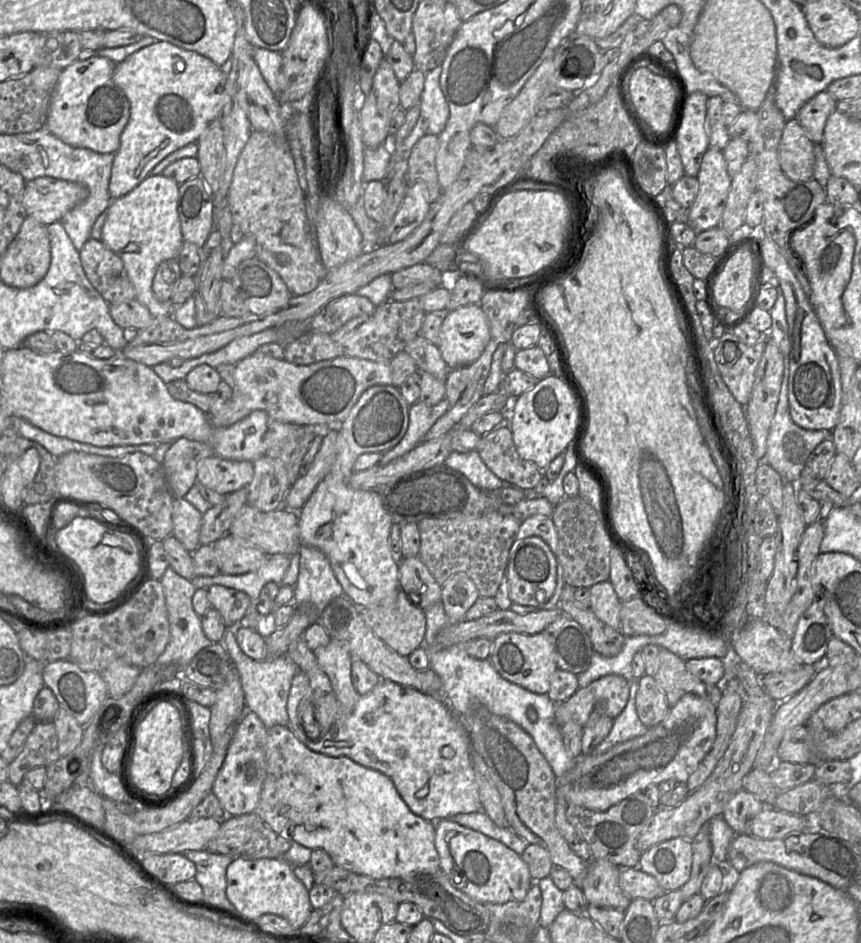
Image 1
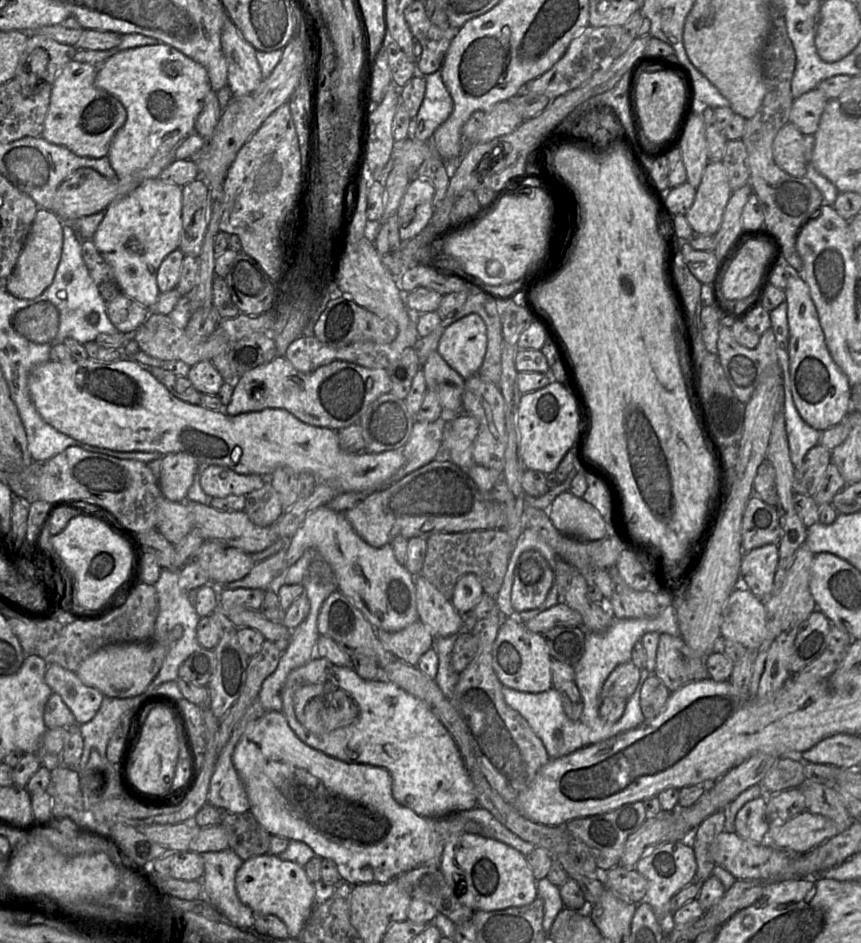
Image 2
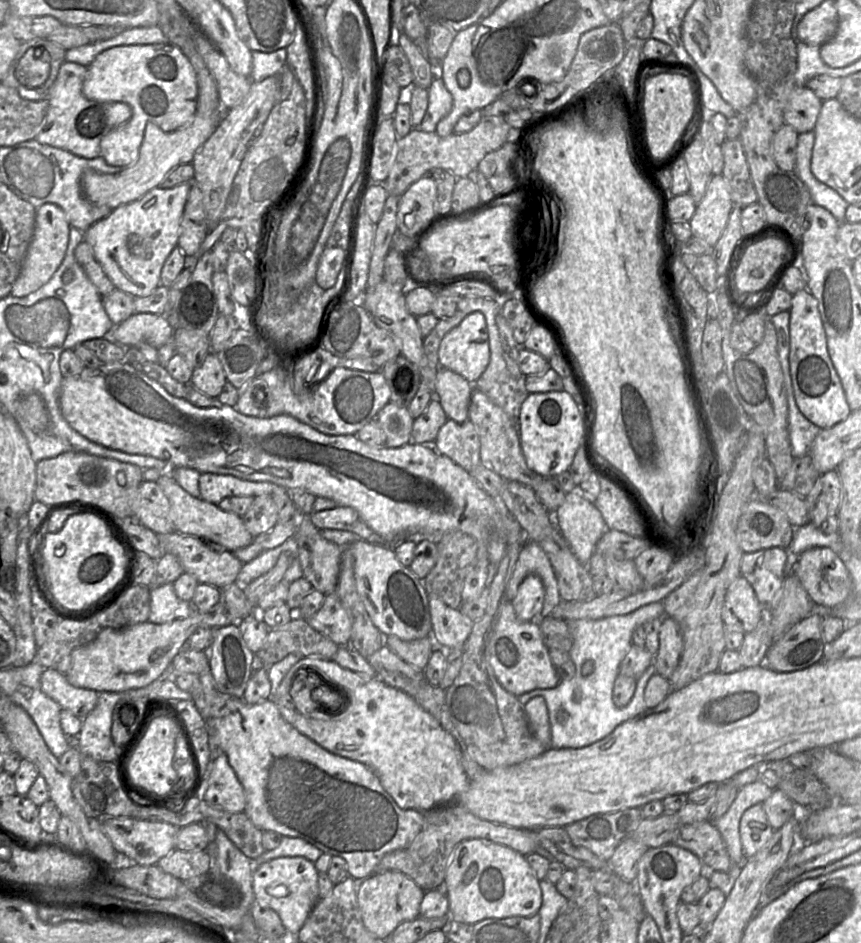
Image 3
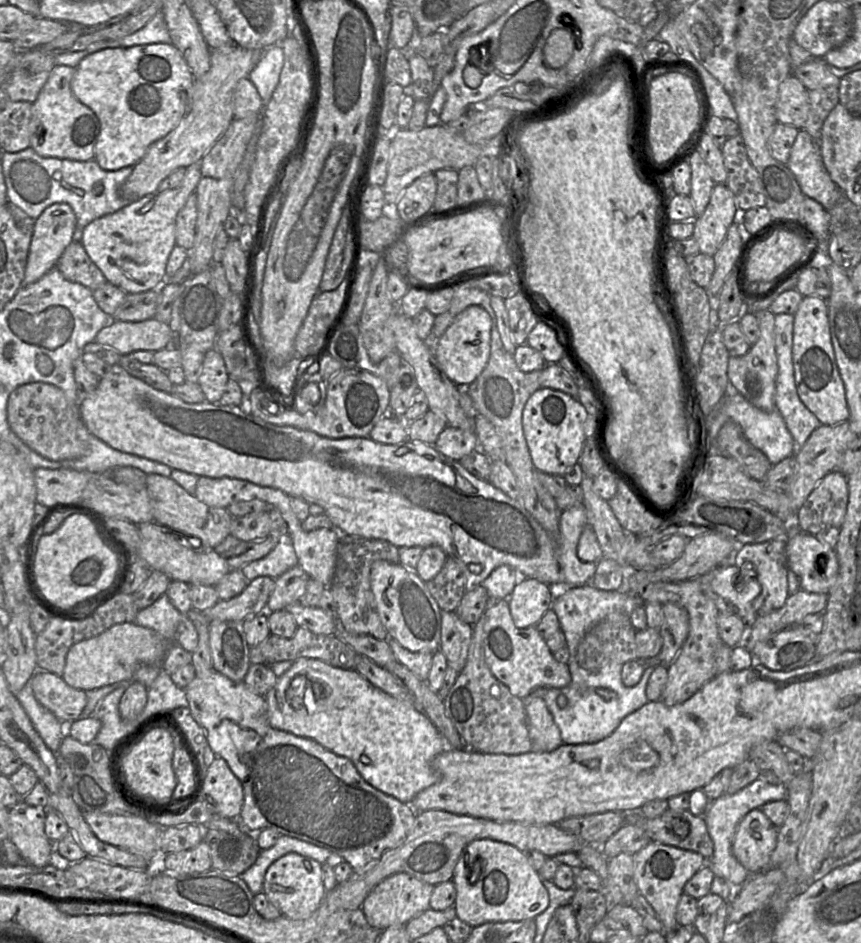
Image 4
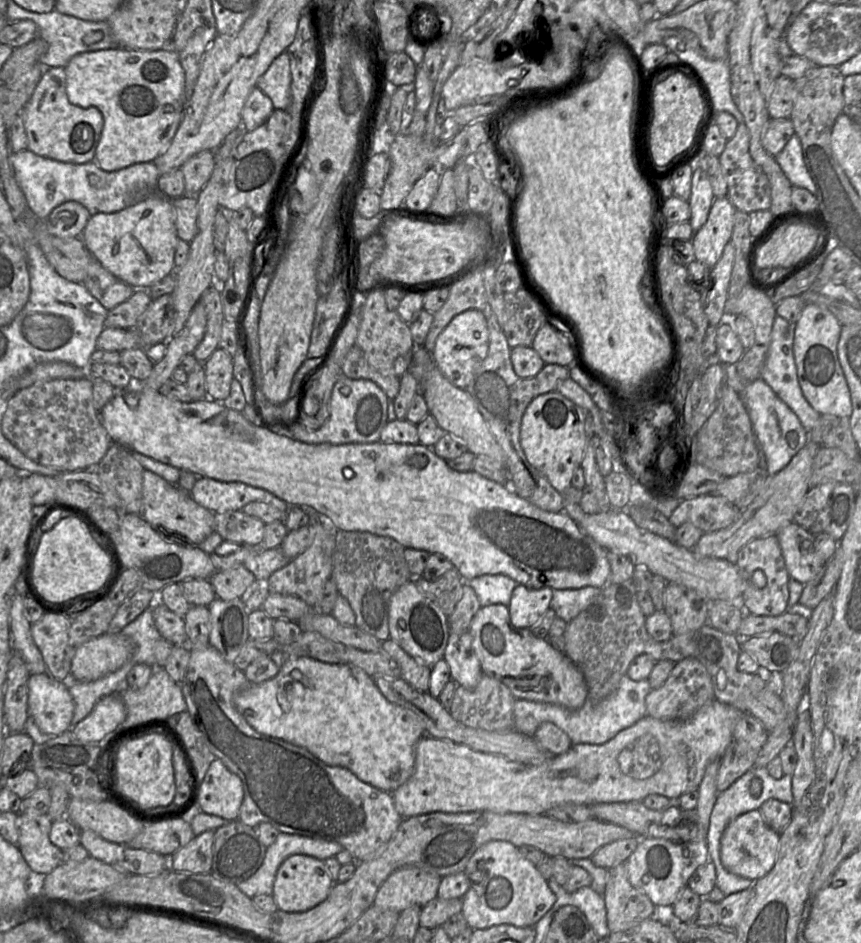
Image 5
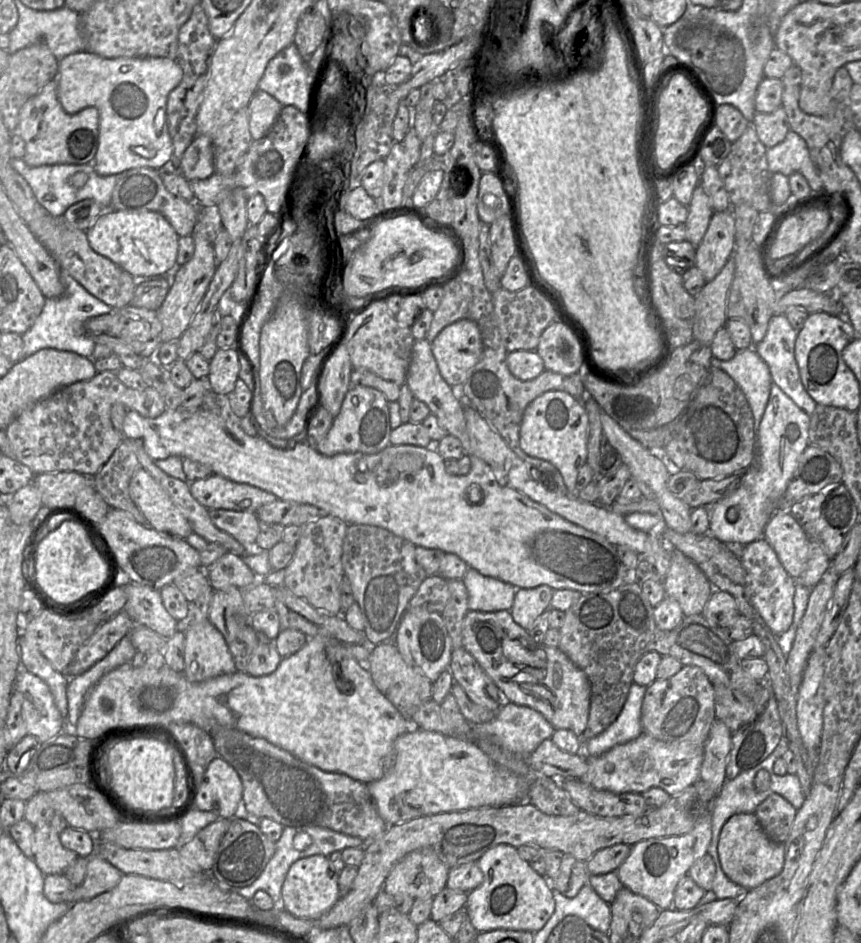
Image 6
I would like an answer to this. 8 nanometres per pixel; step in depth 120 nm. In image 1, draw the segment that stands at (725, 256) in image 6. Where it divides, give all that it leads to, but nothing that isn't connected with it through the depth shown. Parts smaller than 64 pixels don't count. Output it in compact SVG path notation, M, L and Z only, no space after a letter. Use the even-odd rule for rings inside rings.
M709 147L697 175L698 191L687 210L687 223L696 232L720 225L726 199L731 187L731 176L723 152Z

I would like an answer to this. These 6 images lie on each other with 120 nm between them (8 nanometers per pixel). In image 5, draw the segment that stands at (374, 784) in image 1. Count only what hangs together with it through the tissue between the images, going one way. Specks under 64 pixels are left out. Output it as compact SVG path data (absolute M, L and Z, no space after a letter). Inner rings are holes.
M210 644L190 649L189 663L180 682L187 711L204 734L210 751L243 781L244 800L238 820L253 828L266 822L279 832L337 842L351 853L355 862L376 856L403 820L391 793L361 781L347 768L327 765L303 747L257 732L234 704L236 693L248 684L252 683L248 682L244 672L226 661Z

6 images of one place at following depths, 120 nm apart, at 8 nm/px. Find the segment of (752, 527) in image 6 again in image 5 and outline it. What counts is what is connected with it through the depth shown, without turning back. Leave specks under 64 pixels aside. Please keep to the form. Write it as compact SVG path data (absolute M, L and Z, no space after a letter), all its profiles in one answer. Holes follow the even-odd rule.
M762 378L750 382L742 393L738 394L748 412L753 432L764 451L766 470L770 476L773 476L785 468L807 444L809 433L802 426L797 415Z

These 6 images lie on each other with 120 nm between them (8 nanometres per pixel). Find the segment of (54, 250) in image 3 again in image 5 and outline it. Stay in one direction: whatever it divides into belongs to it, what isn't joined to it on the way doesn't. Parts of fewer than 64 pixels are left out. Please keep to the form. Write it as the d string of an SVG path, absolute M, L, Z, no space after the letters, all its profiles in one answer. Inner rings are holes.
M68 201L54 208L45 222L50 234L59 238L75 238L81 235L90 216L82 204Z

